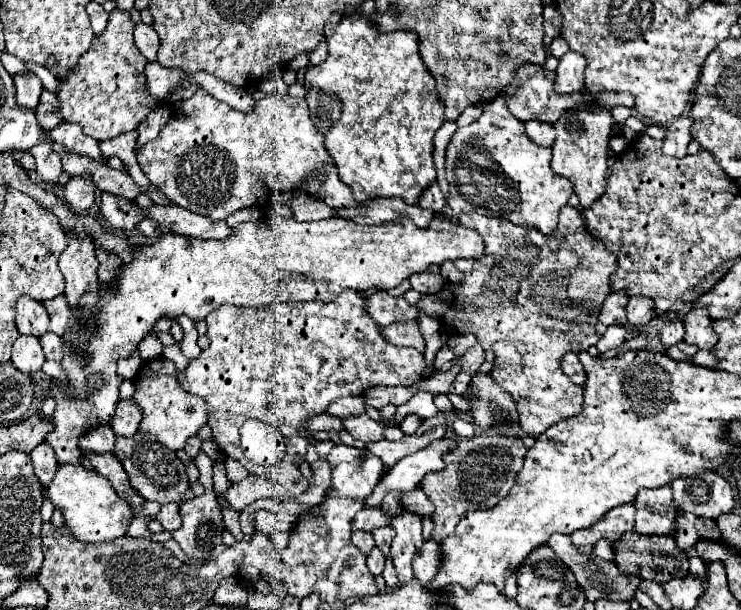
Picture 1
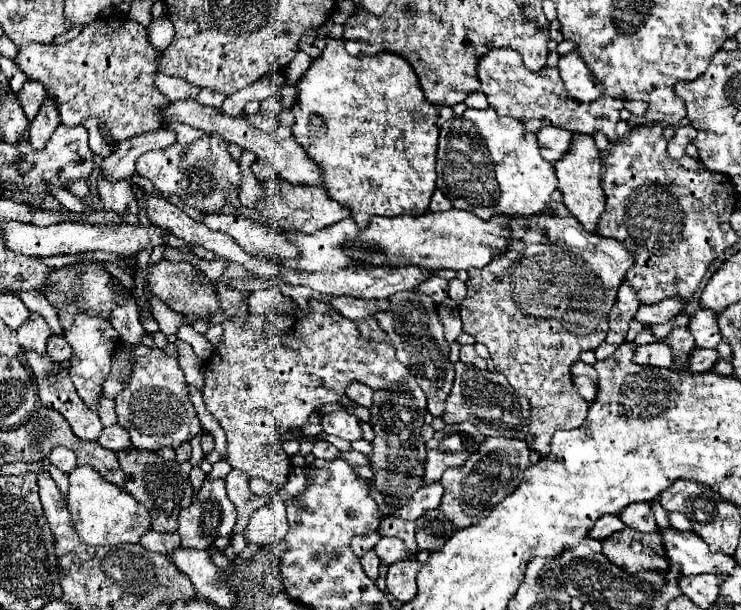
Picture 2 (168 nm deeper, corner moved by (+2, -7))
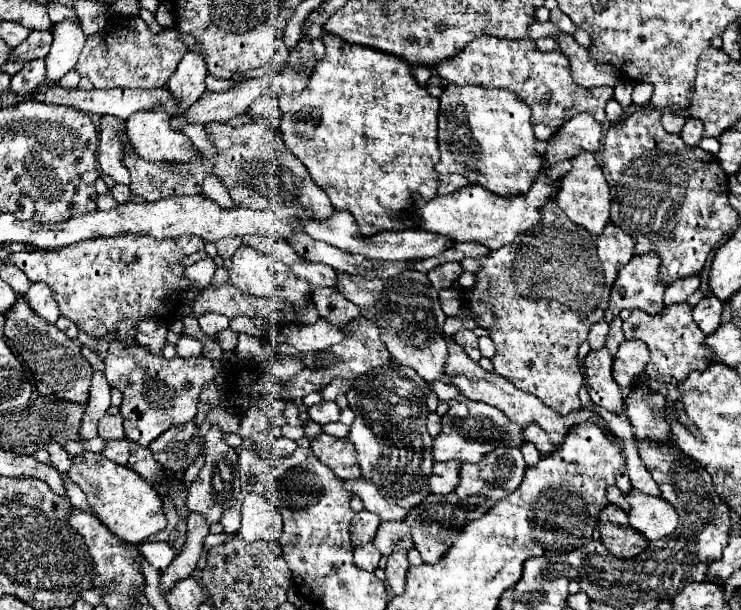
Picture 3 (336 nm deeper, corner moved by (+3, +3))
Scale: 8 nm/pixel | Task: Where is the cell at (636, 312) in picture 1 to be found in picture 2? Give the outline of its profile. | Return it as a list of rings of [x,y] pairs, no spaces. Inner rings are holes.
[[[679,296],[661,300],[659,304],[643,304],[635,318],[641,324],[663,324],[663,322],[669,322],[673,316],[681,314],[685,310],[685,304],[687,302]]]

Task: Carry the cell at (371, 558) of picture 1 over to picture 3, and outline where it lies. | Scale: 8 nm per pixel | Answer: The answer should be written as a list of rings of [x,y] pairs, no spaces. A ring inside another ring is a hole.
[[[364,544],[354,548],[354,564],[366,572],[374,572],[378,568],[382,554],[376,550],[374,544]]]

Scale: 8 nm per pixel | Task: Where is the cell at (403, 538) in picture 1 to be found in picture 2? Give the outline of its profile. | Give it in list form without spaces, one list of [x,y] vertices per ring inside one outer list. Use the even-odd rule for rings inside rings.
[[[381,516],[379,520],[379,528],[377,532],[381,536],[397,536],[405,542],[405,546],[409,548],[409,552],[417,552],[417,544],[415,544],[415,522],[397,518],[397,516]]]

